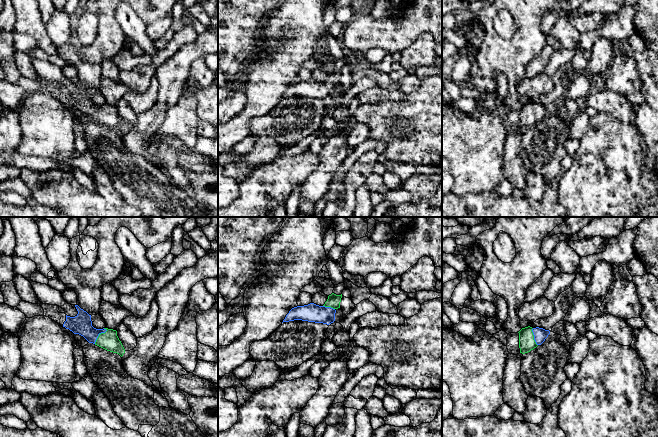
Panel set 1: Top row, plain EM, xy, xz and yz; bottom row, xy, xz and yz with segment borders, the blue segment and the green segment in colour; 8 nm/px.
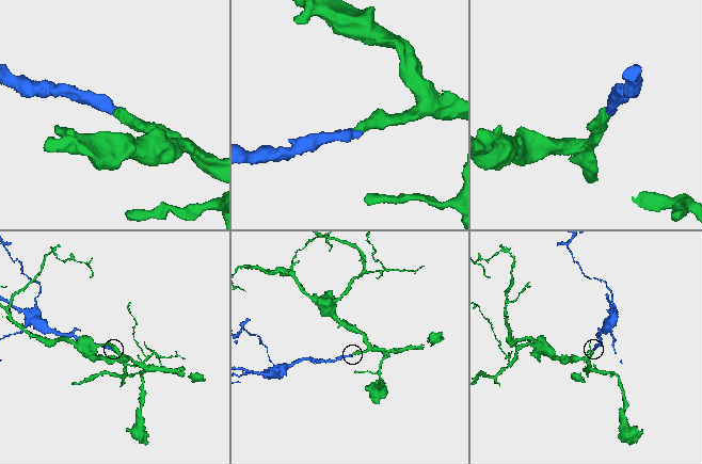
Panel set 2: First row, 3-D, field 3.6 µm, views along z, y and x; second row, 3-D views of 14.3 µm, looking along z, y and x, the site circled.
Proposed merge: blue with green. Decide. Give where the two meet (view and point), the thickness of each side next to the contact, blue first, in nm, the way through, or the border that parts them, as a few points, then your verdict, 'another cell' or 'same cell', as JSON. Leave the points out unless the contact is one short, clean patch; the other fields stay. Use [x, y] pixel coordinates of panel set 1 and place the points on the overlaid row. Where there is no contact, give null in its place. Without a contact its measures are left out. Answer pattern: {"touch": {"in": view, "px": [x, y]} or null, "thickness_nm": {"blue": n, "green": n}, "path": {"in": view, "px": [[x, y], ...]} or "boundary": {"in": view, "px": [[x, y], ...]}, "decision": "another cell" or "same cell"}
{"touch": {"in": "xy", "px": [98, 335]}, "thickness_nm": {"blue": 160, "green": 150}, "path": {"in": "xy", "px": [[81, 324], [92, 335], [98, 335], [109, 340]]}, "decision": "same cell"}

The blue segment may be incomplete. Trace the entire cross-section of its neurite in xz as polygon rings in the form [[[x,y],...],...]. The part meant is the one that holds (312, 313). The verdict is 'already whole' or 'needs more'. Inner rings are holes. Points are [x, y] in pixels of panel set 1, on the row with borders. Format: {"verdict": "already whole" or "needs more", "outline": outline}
{"verdict": "needs more", "outline": [[[332,293],[328,296],[323,306],[310,303],[308,305],[294,307],[286,315],[283,322],[302,320],[329,325],[335,321],[335,313],[340,308],[341,298],[342,294],[336,295]]]}

